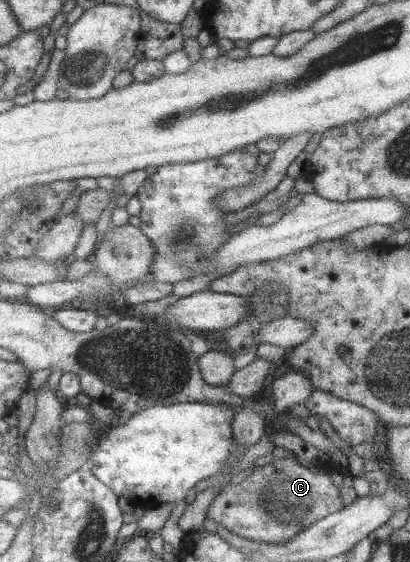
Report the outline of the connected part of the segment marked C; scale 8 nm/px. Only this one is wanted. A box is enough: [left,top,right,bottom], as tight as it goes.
[205,457,344,546]

